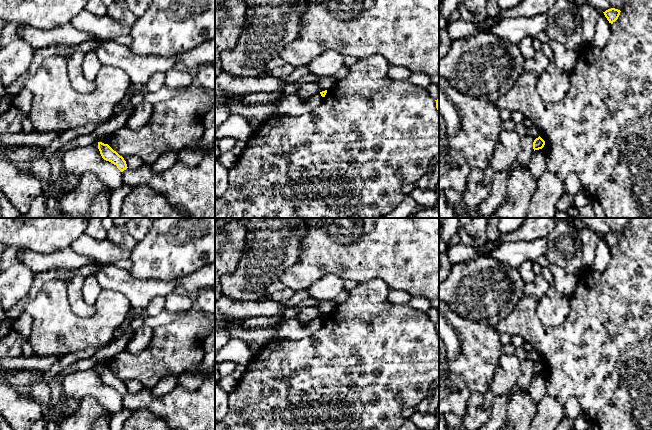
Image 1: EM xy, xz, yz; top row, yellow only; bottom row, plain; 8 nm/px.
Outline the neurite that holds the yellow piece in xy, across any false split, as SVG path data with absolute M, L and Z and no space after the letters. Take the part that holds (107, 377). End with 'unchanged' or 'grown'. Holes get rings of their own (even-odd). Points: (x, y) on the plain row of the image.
M98 366L98 373L102 382L116 389L121 396L128 392L124 382L114 375L108 368Z | unchanged

